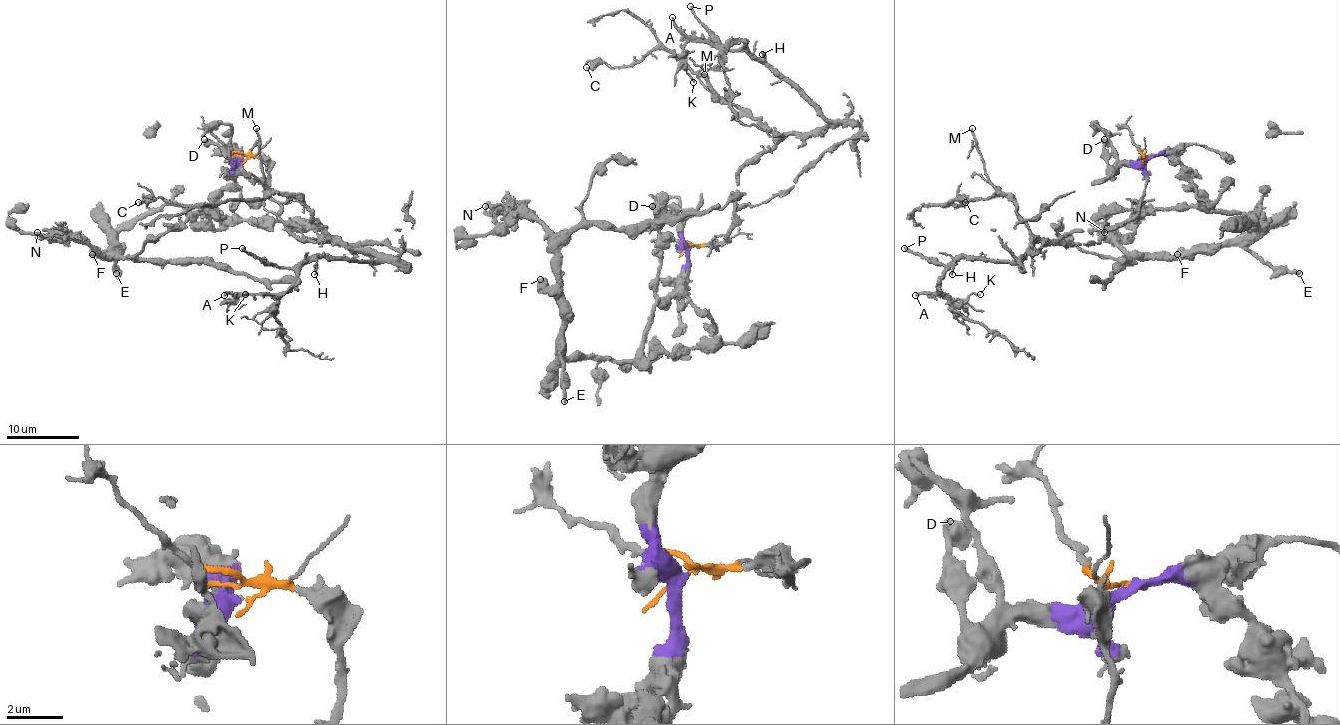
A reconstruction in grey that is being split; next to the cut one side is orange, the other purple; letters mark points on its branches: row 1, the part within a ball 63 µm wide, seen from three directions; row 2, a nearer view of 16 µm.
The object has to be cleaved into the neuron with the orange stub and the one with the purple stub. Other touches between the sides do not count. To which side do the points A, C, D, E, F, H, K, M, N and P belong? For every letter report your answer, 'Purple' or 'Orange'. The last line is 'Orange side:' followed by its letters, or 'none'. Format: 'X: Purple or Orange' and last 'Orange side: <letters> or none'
A: Orange
C: Orange
D: Purple
E: Purple
F: Purple
H: Orange
K: Orange
M: Orange
N: Purple
P: Orange
Orange side: A, C, H, K, M, P

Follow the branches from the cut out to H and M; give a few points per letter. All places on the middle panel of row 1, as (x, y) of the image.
H: (686, 249), (717, 247), (727, 240), (737, 173), (785, 135), (815, 133), (825, 124), (762, 53)
M: (686, 249), (717, 247), (727, 240), (735, 215), (737, 173), (775, 144), (769, 129), (713, 93), (704, 73)

